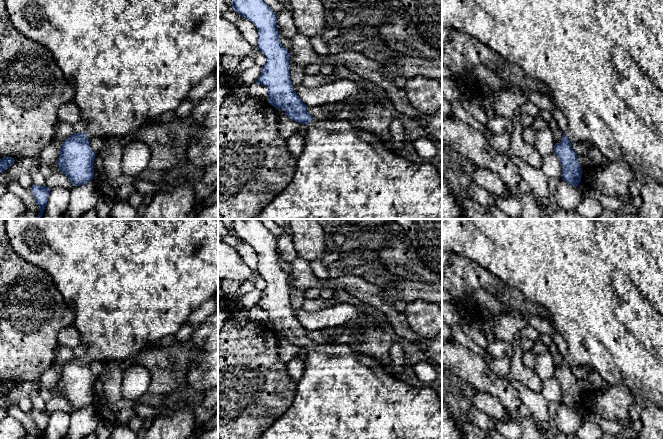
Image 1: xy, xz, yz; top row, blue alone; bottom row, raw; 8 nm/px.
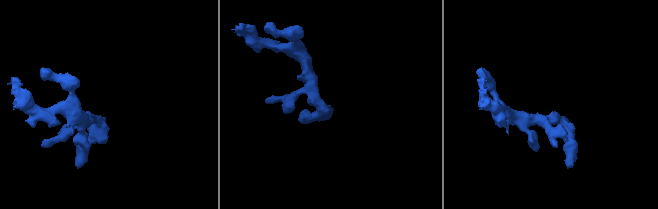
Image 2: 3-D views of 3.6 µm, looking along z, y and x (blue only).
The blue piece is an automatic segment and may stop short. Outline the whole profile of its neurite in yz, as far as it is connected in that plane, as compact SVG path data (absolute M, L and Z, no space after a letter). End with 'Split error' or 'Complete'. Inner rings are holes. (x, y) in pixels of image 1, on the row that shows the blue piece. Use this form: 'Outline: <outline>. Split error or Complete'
Outline: M442 0L442 27L446 29L454 28L468 34L489 47L496 54L500 55L508 63L519 66L527 76L544 82L550 90L549 97L567 119L567 129L563 133L562 141L555 143L554 153L559 158L562 167L562 180L572 186L577 187L581 182L582 168L578 162L578 155L572 148L573 142L591 142L594 147L600 150L600 153L611 162L625 161L631 169L639 171L649 176L654 182L663 186L663 0Z. Split error

